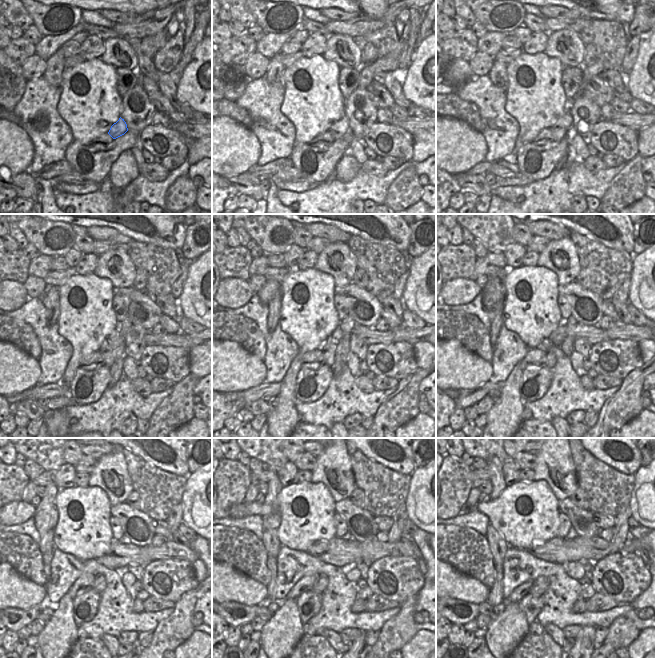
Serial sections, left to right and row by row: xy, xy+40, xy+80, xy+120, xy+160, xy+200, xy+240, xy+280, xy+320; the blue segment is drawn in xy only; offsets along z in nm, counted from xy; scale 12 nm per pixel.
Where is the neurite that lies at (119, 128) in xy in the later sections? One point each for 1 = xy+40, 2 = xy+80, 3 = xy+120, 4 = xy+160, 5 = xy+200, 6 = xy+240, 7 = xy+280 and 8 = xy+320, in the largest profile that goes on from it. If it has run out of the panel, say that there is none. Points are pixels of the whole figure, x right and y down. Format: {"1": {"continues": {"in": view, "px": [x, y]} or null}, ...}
{"1": {"continues": {"in": "xy+40", "px": [338, 130]}}, "2": {"continues": {"in": "xy+80", "px": [559, 130]}}, "3": {"continues": {"in": "xy+120", "px": [107, 348]}}, "4": {"continues": {"in": "xy+160", "px": [328, 349]}}, "5": {"continues": {"in": "xy+200", "px": [550, 357]}}, "6": {"continues": {"in": "xy+240", "px": [100, 584]}}, "7": {"continues": {"in": "xy+280", "px": [321, 582]}}, "8": {"continues": {"in": "xy+320", "px": [540, 585]}}}

